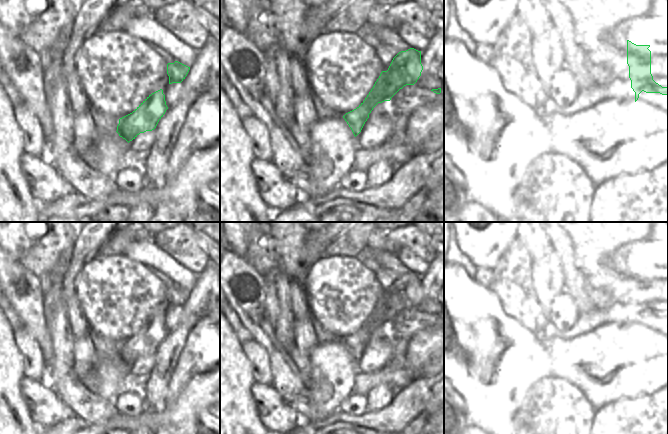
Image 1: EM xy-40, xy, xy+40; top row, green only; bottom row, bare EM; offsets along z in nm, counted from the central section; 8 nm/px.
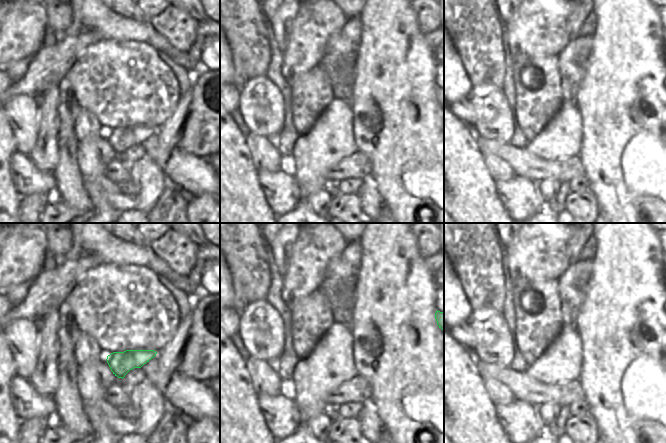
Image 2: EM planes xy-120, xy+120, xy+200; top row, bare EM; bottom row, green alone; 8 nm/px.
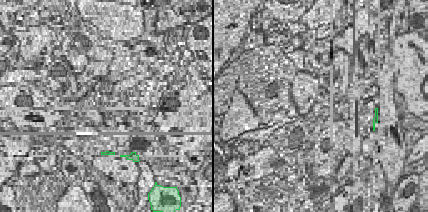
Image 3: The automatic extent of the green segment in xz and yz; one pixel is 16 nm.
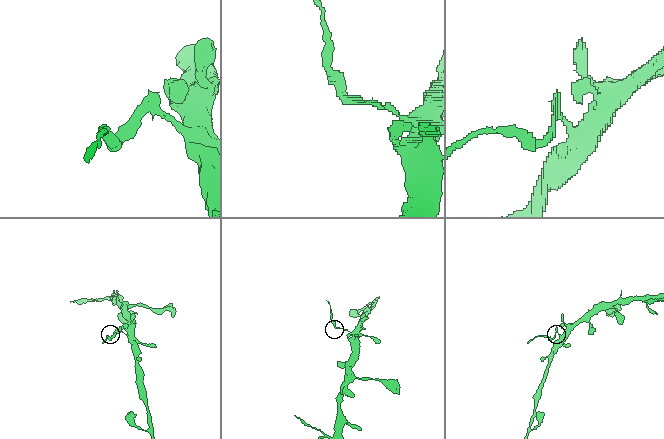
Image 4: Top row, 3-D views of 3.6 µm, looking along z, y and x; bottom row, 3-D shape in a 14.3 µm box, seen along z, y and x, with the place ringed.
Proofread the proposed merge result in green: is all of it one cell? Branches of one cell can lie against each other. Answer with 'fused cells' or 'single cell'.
fused cells

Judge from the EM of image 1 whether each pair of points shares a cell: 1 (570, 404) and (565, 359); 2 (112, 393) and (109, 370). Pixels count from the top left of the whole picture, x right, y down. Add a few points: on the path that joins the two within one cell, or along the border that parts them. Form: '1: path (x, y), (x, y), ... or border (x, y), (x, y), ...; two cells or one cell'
1: border (570, 396), (559, 411); two cells
2: path (110, 387), (109, 376); one cell

